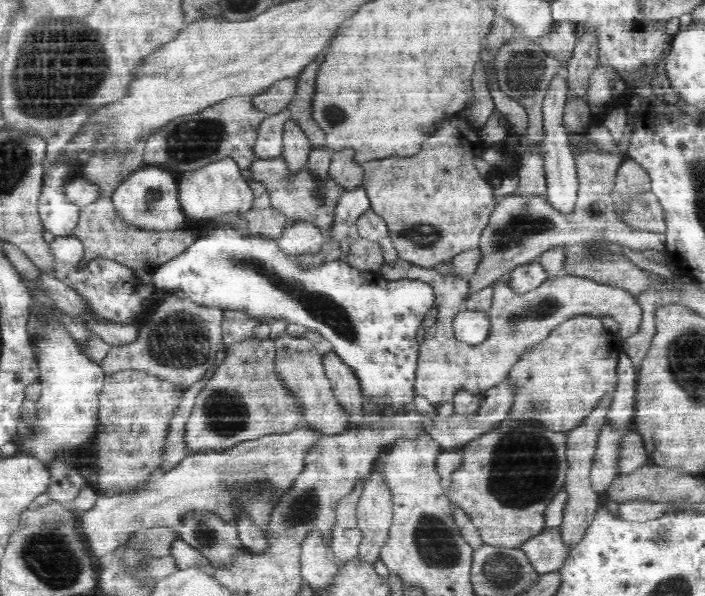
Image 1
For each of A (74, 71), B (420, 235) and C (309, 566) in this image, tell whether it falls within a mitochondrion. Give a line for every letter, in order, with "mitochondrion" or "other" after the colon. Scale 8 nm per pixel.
A: mitochondrion
B: mitochondrion
C: other

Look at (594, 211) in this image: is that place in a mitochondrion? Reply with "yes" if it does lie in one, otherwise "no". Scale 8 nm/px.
no

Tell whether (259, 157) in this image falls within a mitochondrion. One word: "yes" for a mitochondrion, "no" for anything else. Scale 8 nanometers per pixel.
no

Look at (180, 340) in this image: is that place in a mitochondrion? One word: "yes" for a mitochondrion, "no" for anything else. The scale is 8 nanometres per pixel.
yes

